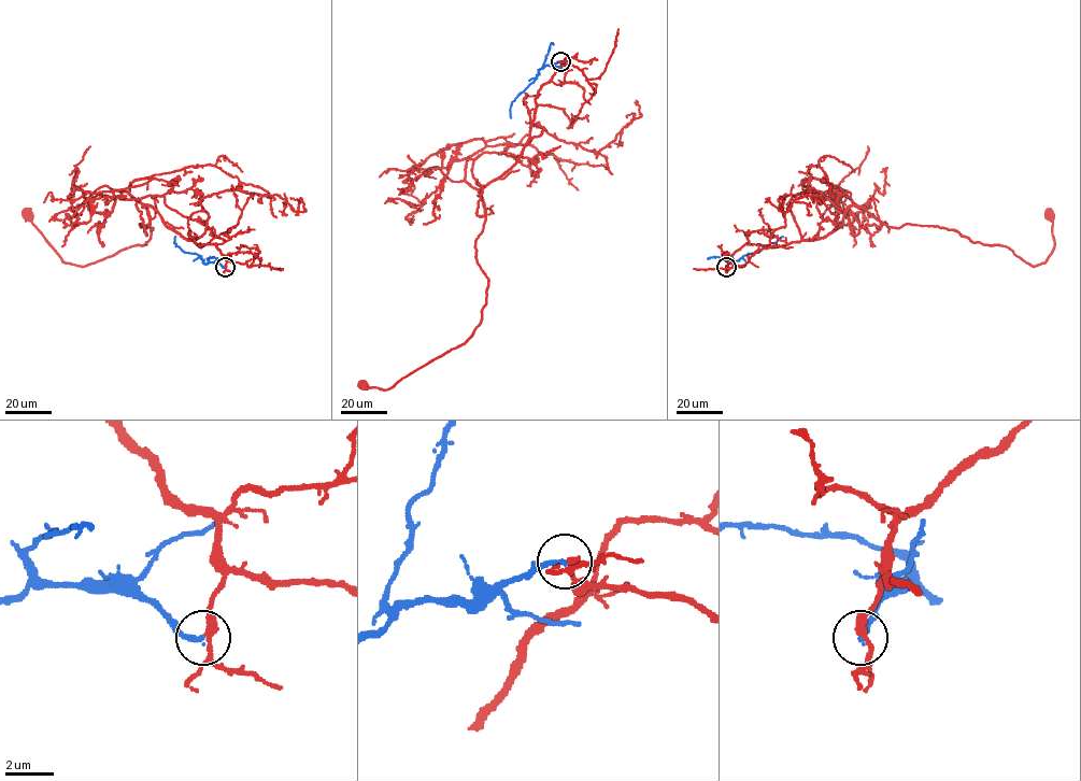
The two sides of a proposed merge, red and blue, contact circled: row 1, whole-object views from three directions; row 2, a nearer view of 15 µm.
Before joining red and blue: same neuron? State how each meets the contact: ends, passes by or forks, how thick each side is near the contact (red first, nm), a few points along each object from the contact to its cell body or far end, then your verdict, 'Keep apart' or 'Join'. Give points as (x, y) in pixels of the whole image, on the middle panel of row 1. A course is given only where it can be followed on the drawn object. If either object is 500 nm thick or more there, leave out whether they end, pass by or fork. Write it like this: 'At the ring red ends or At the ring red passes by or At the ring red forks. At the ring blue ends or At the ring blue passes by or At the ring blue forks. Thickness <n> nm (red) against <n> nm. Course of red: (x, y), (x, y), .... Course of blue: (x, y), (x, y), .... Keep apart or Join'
At the ring red passes by. At the ring blue ends. Thickness 280 nm (red) against 220 nm. Course of red: (560, 61), (538, 94), (523, 154), (480, 192), (481, 322), (390, 387), (363, 384). Course of blue: (560, 61), (539, 70), (510, 105), (511, 118). Keep apart

